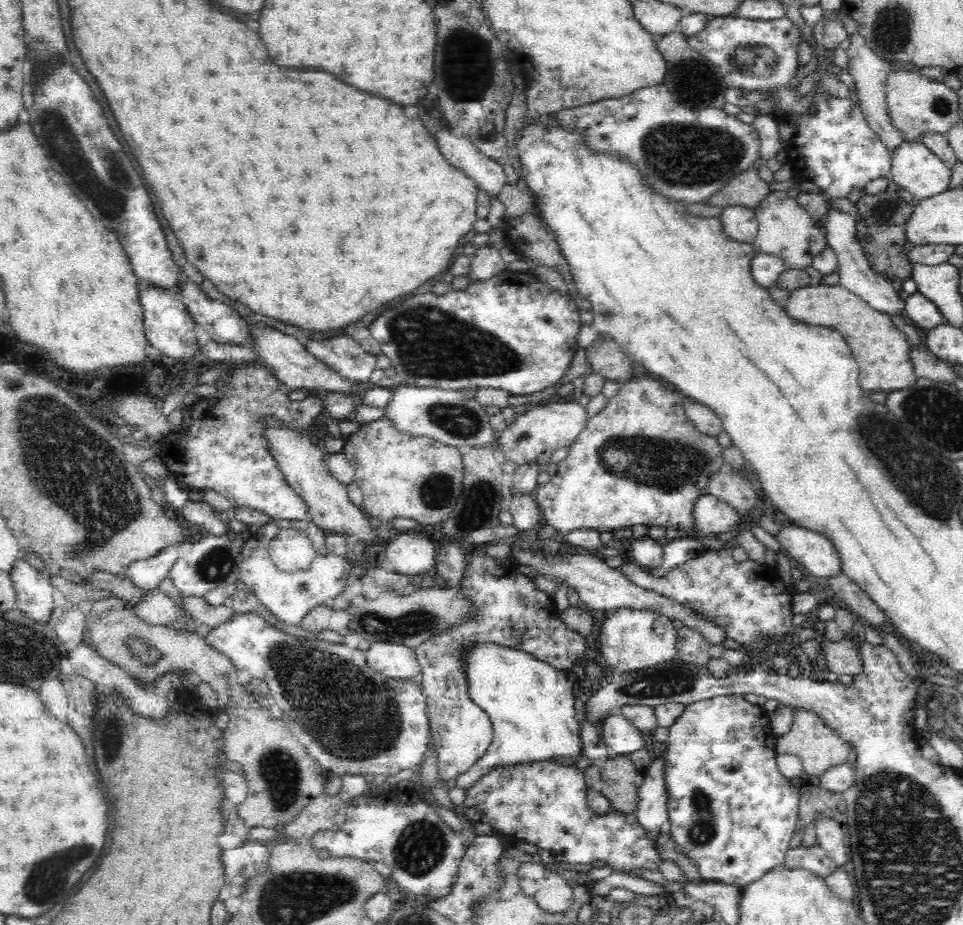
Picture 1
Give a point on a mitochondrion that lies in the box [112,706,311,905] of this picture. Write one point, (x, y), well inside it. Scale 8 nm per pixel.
(282, 775)

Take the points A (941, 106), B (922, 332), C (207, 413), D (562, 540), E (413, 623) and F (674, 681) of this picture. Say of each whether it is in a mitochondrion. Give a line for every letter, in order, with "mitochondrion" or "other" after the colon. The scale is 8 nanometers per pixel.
A: mitochondrion
B: other
C: other
D: other
E: mitochondrion
F: mitochondrion

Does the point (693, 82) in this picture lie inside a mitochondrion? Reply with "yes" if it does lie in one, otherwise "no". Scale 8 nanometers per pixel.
yes

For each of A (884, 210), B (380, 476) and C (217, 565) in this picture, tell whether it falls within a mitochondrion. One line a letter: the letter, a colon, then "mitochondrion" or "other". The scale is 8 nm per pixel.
A: mitochondrion
B: other
C: mitochondrion

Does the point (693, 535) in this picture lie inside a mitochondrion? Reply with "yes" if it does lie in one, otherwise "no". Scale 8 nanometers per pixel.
no

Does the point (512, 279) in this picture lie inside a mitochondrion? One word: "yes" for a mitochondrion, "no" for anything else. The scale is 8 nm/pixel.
no

